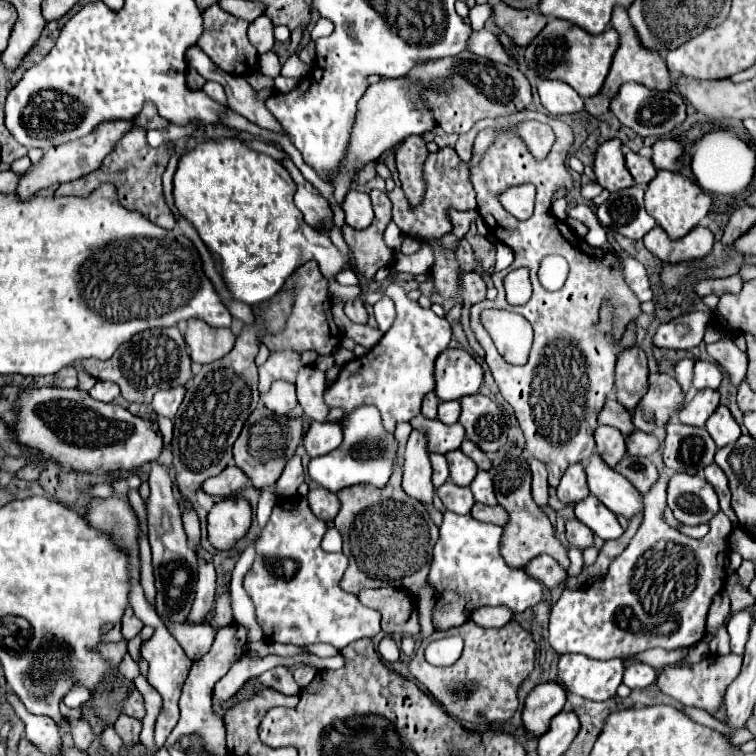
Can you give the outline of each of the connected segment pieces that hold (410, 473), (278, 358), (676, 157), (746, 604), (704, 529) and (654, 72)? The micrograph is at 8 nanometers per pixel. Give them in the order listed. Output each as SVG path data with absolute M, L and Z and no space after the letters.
M412 430L410 440L404 448L404 478L402 478L402 490L420 500L420 502L432 502L434 496L434 486L432 486L432 466L428 460L428 450L426 450L426 438L422 432Z
M274 352L258 368L260 372L260 392L266 392L274 380L294 382L298 370L302 368L298 352Z
M658 140L652 146L652 162L656 170L670 170L678 172L680 170L680 156L682 156L682 146L676 140Z
M730 574L728 580L726 580L726 592L728 592L728 596L732 598L732 614L736 614L736 612L740 612L740 610L744 610L744 608L752 608L752 606L754 606L752 594L750 594L748 590L740 588L740 586L736 584L738 580L734 580L734 576L736 576L736 574Z
M680 524L678 530L690 538L704 538L704 534L708 534L708 524L700 524L700 526L686 526Z
M620 6L614 8L610 24L612 24L612 28L618 32L618 36L620 36L620 46L618 46L618 50L616 50L616 56L614 56L614 60L612 60L612 66L610 66L610 72L608 72L608 76L606 76L606 82L604 82L602 90L600 90L596 96L592 96L592 98L586 100L584 110L586 110L590 116L594 116L594 118L600 118L604 112L608 112L612 98L618 94L618 88L620 88L624 82L638 82L638 84L642 84L642 86L646 86L646 88L652 88L652 90L670 90L670 88L672 88L672 78L670 78L670 74L668 74L668 68L666 68L662 56L656 54L656 52L646 50L646 48L638 42L636 30L632 28L630 18L628 18L628 14L626 14L624 8L620 8Z

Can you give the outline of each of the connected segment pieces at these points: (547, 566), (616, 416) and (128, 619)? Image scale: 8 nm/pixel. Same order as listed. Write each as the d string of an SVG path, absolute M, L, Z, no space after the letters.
M546 554L536 556L532 562L528 562L528 566L524 568L524 572L526 572L530 578L546 584L550 590L556 588L556 586L562 586L564 580L568 578L566 570L560 568L560 564L558 564L554 558L546 556Z
M614 392L608 396L608 400L606 400L606 404L604 404L604 408L602 408L600 416L598 416L598 424L614 426L614 428L618 428L624 436L632 434L632 430L634 430L634 426L632 426L632 418L630 418L630 412L628 412L622 404L616 402Z
M128 606L125 609L121 623L121 633L123 637L126 639L134 638L139 634L143 626L144 624L142 623L142 621L135 616L132 608Z

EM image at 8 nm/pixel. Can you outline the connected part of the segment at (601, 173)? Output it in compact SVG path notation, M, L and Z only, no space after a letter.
M618 138L606 140L598 146L594 158L594 174L596 182L608 192L616 192L622 188L630 188L634 184L622 154L622 142Z

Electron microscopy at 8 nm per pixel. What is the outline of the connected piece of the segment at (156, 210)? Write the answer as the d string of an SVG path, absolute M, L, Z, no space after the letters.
M132 128L130 132L126 132L114 146L114 150L104 158L102 166L78 180L60 184L54 192L54 196L90 196L98 186L102 186L104 182L114 184L116 192L118 192L118 202L126 208L126 210L134 210L140 212L142 216L146 216L150 222L154 222L160 228L168 228L172 230L176 226L176 220L170 212L170 208L164 202L162 196L162 174L166 170L168 158L172 150L172 144L162 144L158 148L152 148L146 142L146 130L142 128Z

